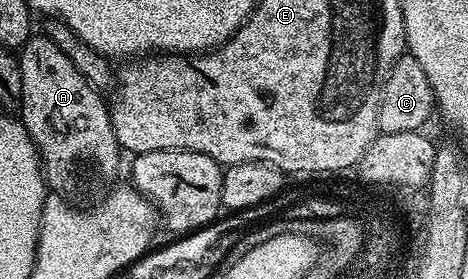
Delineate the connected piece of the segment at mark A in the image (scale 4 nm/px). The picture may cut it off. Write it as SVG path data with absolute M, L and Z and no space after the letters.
M32 35L18 50L19 66L21 67L21 120L26 127L31 142L39 150L39 159L45 174L45 181L54 192L66 195L68 198L83 197L90 189L106 190L112 184L111 180L119 173L119 153L121 146L113 131L111 110L108 102L98 88L90 85L77 71L77 67L46 35Z

